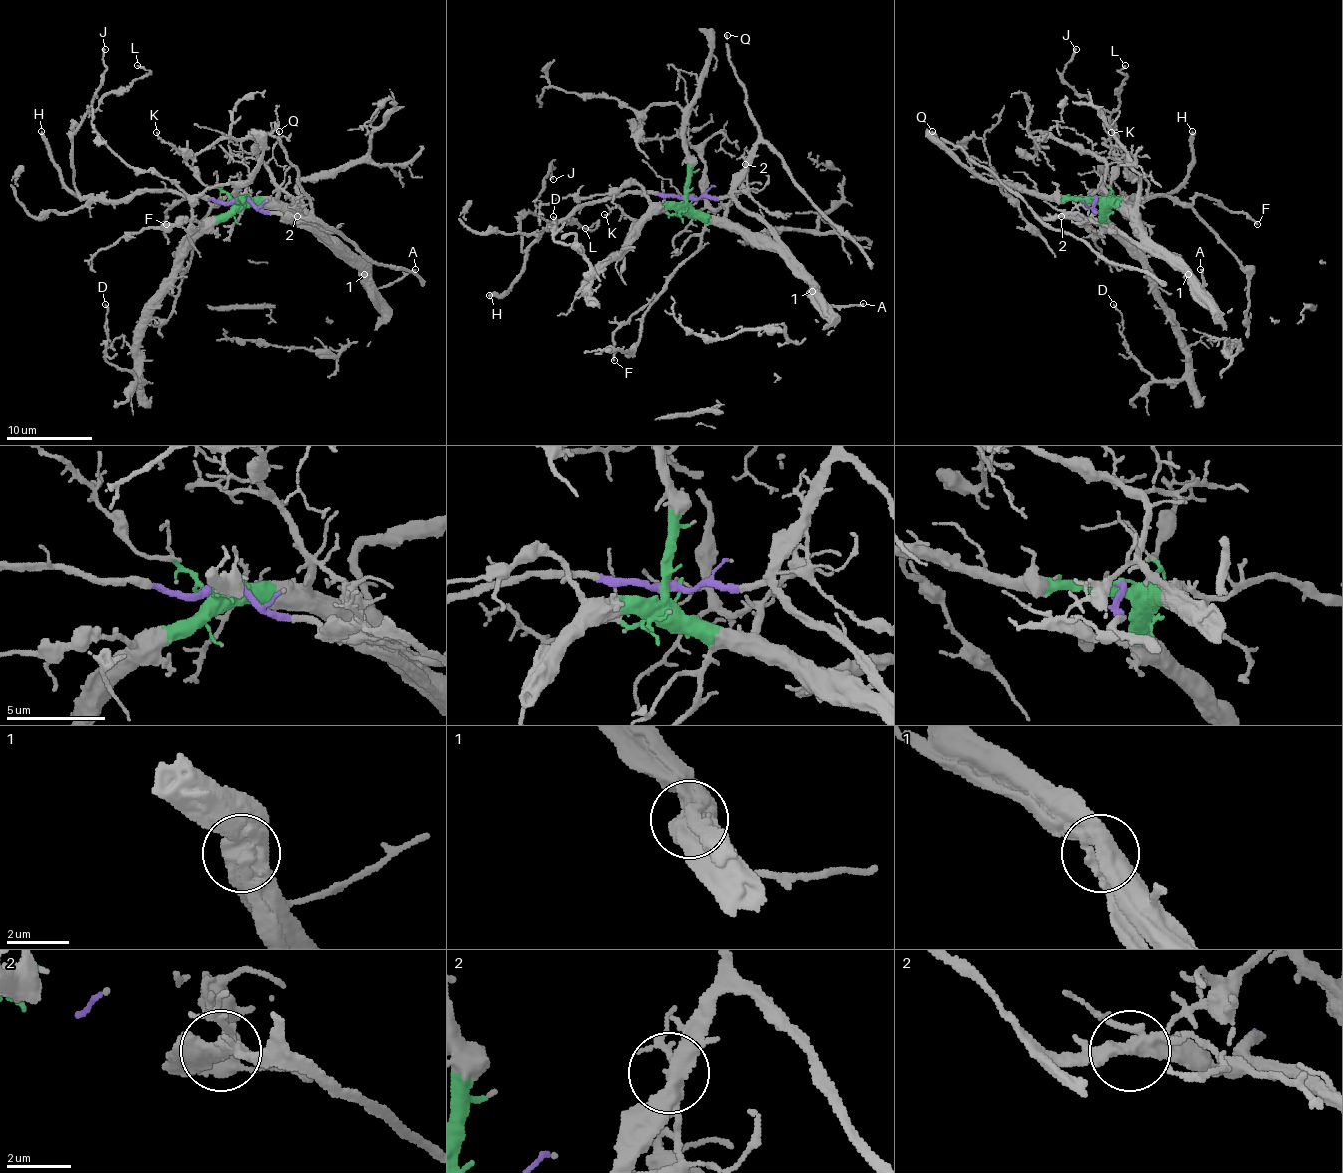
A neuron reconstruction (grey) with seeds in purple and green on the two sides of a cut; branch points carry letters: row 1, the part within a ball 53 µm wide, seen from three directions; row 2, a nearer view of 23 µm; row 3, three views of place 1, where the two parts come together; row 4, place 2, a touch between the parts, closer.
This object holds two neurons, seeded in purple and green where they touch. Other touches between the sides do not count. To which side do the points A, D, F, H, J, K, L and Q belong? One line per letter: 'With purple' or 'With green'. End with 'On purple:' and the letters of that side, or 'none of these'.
A: With green
D: With green
F: With green
H: With purple
J: With purple
K: With green
L: With purple
Q: With purple
On purple: H, J, L, Q

